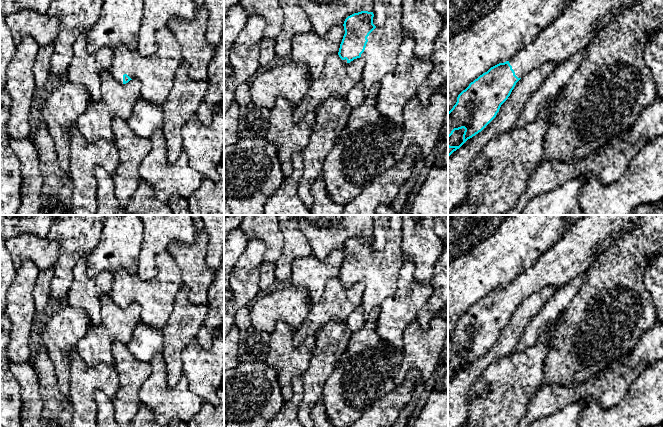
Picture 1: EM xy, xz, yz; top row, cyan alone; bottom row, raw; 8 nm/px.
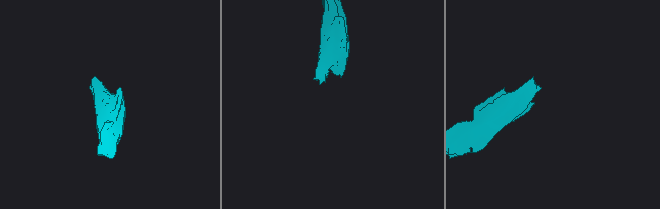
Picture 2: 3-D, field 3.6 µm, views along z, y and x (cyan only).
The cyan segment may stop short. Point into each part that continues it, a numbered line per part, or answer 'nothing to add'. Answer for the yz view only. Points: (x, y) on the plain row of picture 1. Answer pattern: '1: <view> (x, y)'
1: yz (570, 256)

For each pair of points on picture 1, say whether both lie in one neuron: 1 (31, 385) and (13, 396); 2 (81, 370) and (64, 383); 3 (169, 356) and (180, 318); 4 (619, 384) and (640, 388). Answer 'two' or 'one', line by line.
1: two
2: two
3: one
4: two

